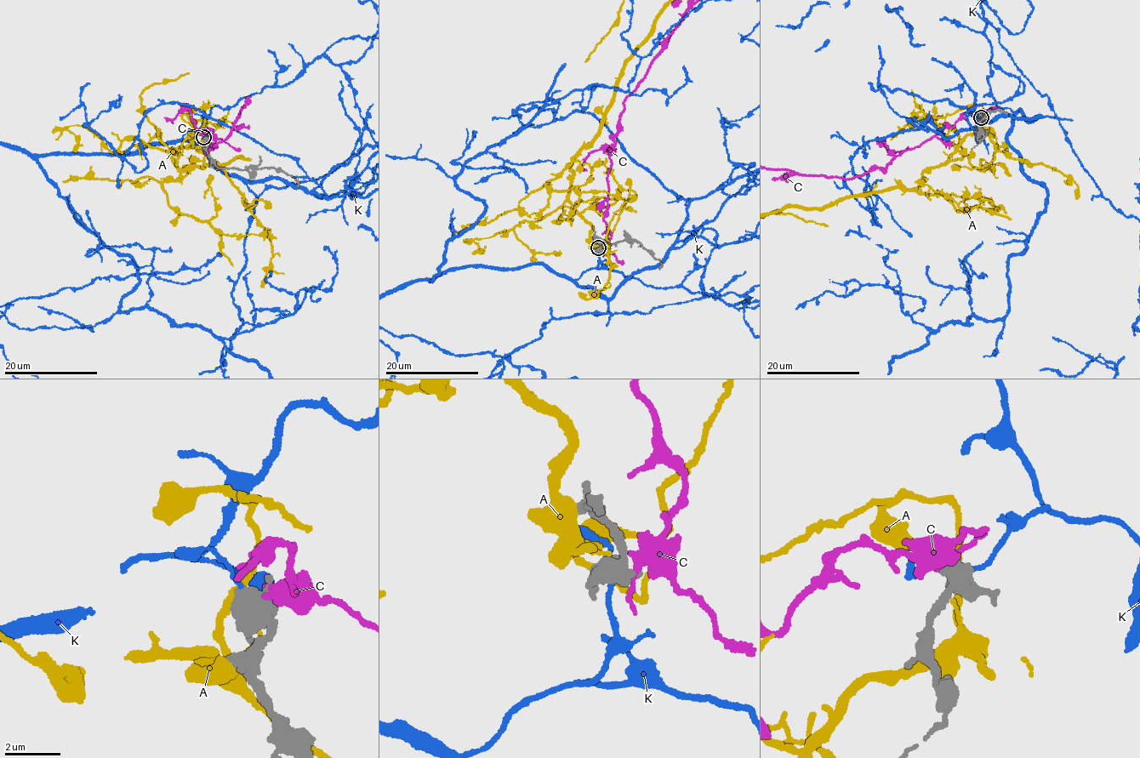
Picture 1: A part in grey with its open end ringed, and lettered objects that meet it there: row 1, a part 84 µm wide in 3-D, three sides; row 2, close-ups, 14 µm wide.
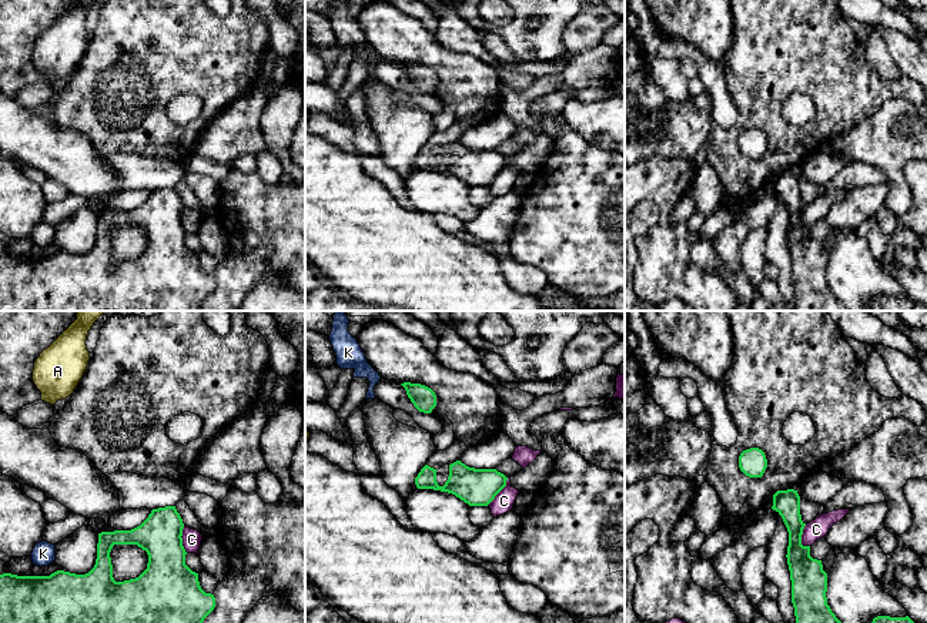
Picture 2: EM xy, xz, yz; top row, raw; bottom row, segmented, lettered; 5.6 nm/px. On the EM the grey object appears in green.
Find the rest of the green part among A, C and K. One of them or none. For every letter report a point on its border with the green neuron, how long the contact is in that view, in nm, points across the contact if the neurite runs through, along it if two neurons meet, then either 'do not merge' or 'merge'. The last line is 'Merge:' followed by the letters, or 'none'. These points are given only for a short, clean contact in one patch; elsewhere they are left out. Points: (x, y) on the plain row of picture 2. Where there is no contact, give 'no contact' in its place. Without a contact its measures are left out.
A: no contact; do not merge
C: meets green in xz at (499, 171); contact 200 nm long; border along xz (508, 158), (504, 168), (487, 186); do not merge
K: no contact; do not merge
Merge: none

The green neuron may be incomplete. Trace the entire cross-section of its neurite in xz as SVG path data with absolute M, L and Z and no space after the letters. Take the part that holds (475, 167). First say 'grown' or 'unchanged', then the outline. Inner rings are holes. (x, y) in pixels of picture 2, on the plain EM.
unchanged | M461 141L449 145L449 157L444 167L436 163L436 150L425 145L415 165L418 170L448 173L469 187L488 187L506 167L508 158L496 150L475 150Z

